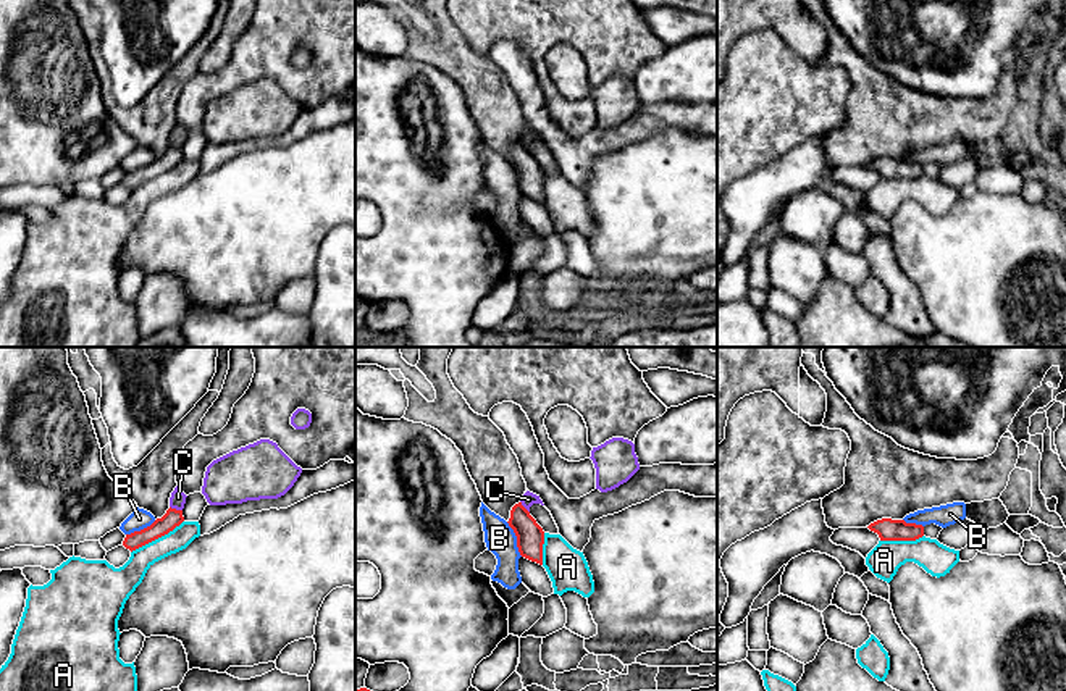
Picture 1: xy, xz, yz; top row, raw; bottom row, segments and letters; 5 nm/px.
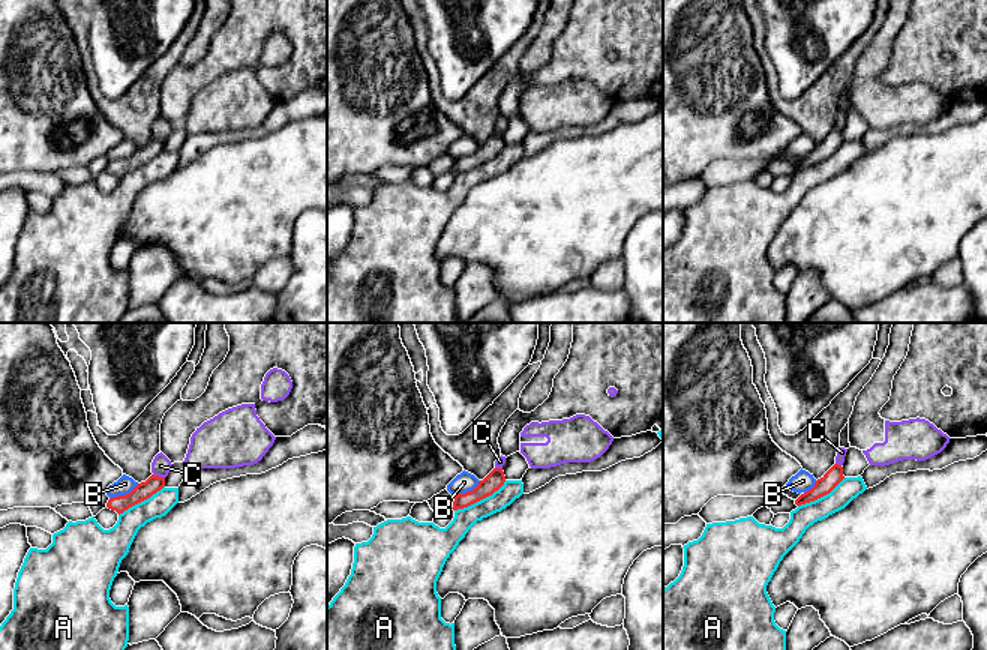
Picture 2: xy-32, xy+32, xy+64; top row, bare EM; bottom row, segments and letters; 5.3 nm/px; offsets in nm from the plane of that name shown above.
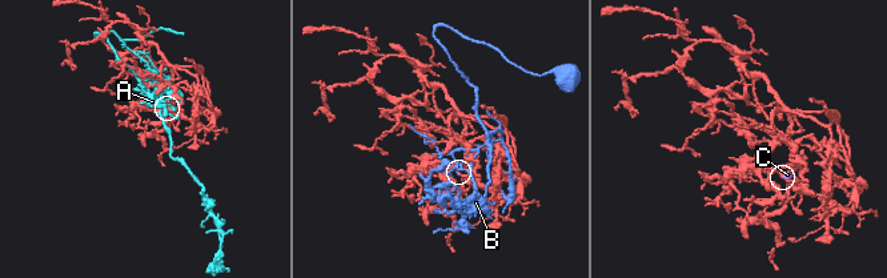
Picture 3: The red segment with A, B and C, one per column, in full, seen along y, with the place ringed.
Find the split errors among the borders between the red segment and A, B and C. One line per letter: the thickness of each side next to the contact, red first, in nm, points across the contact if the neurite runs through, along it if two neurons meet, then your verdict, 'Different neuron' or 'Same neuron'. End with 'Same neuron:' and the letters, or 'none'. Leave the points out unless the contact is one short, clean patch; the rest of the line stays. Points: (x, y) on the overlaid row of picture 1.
A: Thickness 90 nm (red) against 130 nm. Different neuron
B: Thickness 140 nm (red) against 150 nm. Different neuron
C: Thickness 90 nm (red) against 80 nm. Boundary: xy (170, 506), (181, 510). Different neuron
Same neuron: none

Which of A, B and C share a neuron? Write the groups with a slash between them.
A / B / C

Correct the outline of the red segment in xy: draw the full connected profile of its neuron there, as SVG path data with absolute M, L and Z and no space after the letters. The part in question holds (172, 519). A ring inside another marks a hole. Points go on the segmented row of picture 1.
M168 509L162 518L157 518L150 526L126 534L123 546L131 552L168 534L184 521L183 510Z

